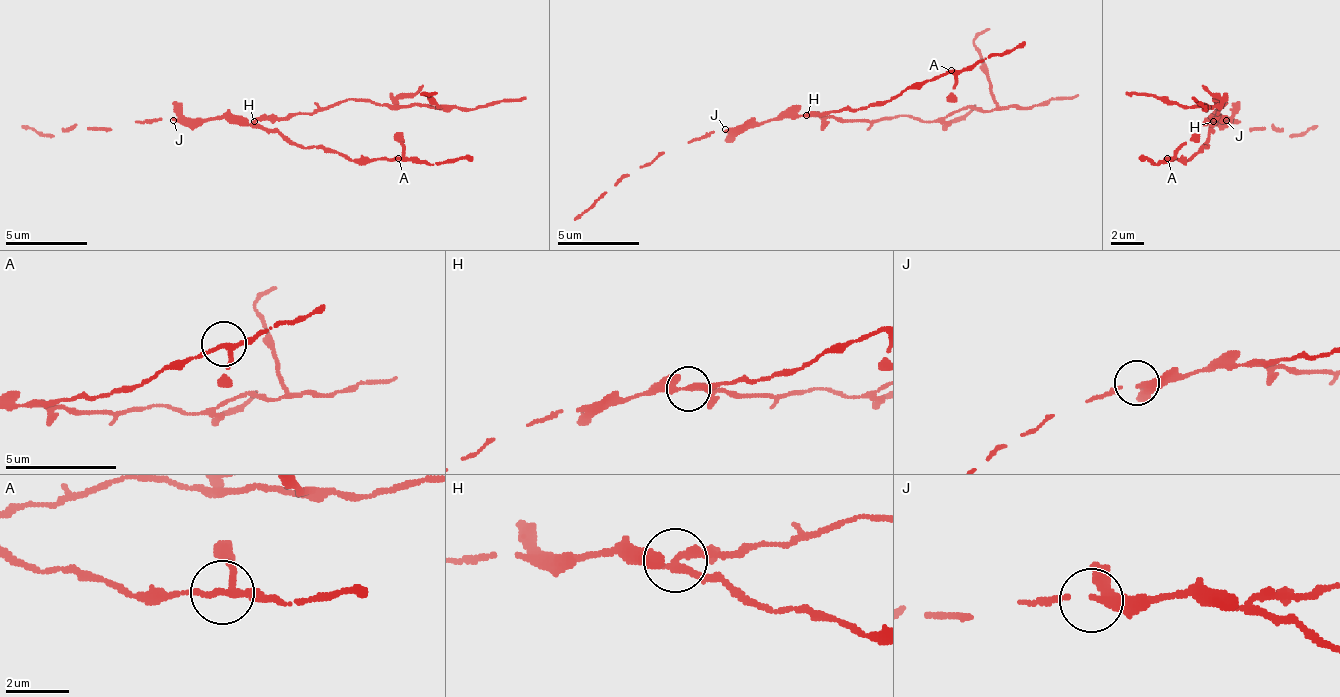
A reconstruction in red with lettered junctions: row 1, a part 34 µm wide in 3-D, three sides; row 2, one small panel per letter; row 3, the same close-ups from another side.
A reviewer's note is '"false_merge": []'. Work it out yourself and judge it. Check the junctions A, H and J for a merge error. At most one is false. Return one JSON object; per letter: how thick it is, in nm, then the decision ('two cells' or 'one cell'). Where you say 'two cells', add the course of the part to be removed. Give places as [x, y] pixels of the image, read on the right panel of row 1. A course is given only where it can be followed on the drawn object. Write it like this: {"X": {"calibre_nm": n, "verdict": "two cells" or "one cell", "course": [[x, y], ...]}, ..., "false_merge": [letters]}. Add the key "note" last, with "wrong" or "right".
{"A": {"calibre_nm": 180, "verdict": "one cell"}, "H": {"calibre_nm": 240, "verdict": "two cells", "course": [[1214, 120], [1218, 112], [1214, 100], [1218, 104], [1206, 104], [1210, 108], [1181, 108], [1127, 92]]}, "J": {"calibre_nm": 240, "verdict": "one cell"}, "false_merge": ["H"], "note": "wrong"}

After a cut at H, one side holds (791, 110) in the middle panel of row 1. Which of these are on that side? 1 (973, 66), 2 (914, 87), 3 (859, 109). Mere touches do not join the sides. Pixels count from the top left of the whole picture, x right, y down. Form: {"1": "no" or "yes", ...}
{"1": "yes", "2": "yes", "3": "yes"}

